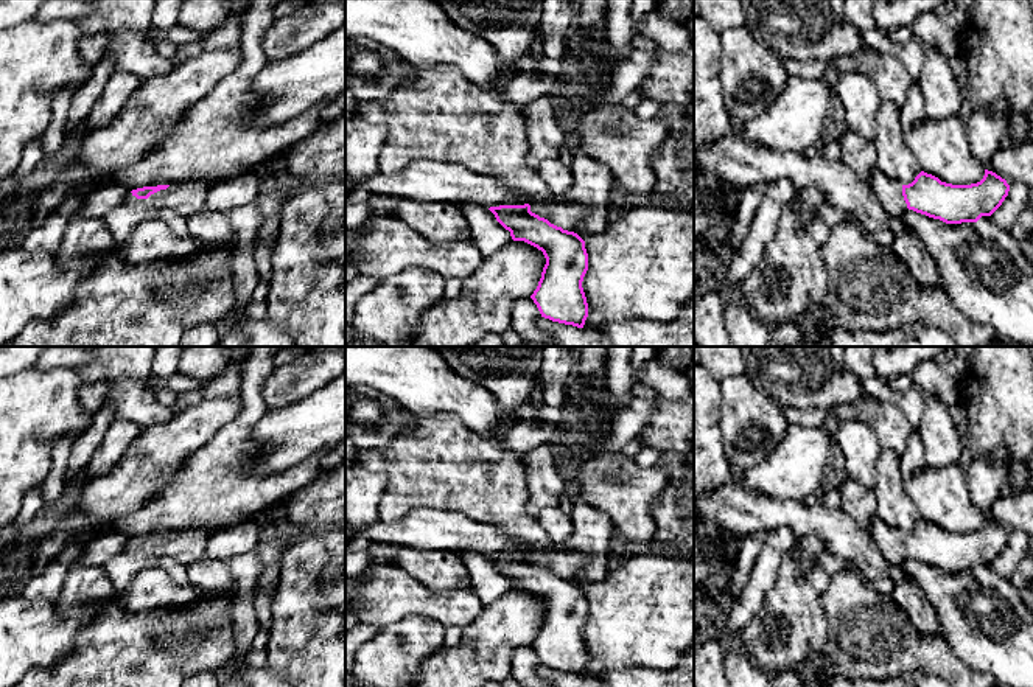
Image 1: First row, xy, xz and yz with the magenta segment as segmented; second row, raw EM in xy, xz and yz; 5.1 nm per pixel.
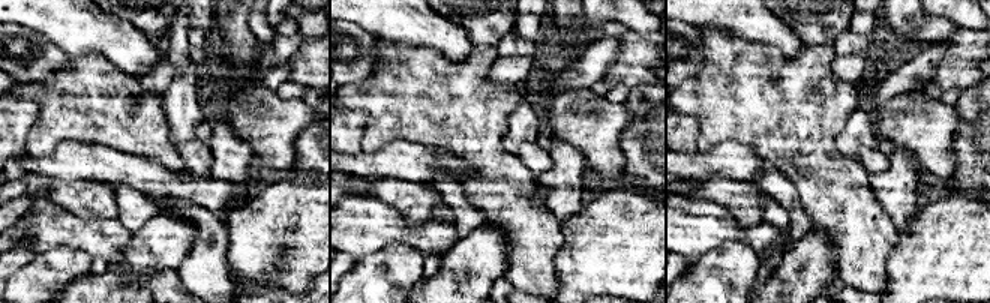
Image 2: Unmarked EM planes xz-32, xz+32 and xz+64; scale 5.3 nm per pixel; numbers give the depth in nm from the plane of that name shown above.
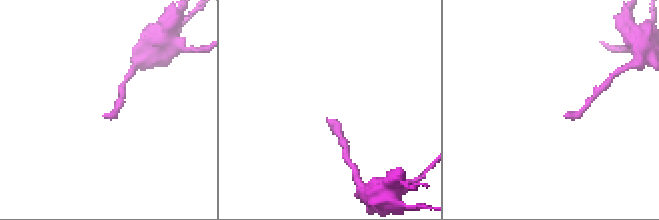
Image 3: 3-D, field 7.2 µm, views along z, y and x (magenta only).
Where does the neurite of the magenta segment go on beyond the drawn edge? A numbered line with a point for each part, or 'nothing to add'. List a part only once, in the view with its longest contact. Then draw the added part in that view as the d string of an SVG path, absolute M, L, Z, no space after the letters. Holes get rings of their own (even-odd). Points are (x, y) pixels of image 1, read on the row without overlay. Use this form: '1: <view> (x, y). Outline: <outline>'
1: xy (185, 546). Outline: M179 530L151 542L148 547L137 547L129 541L124 552L165 556L188 567L204 556L207 541L208 533L204 530Z

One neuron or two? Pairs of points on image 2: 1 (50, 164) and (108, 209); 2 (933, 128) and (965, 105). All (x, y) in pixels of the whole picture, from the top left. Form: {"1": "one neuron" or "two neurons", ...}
{"1": "two neurons", "2": "two neurons"}

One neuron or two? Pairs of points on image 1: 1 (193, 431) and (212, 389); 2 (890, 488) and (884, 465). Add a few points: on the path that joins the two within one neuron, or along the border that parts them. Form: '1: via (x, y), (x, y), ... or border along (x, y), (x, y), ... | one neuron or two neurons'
1: border along (240, 395), (206, 398) | two neurons
2: via (890, 482), (889, 471) | one neuron

